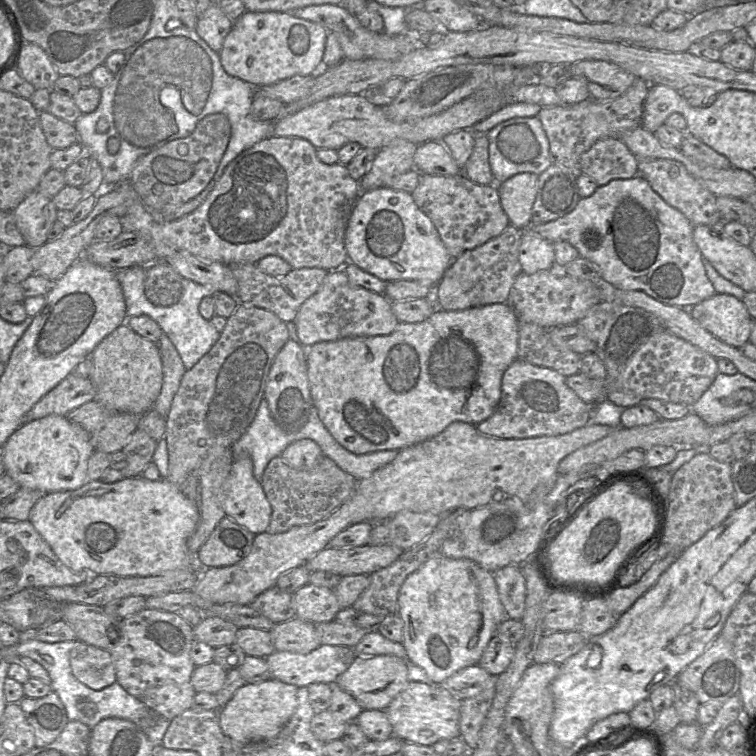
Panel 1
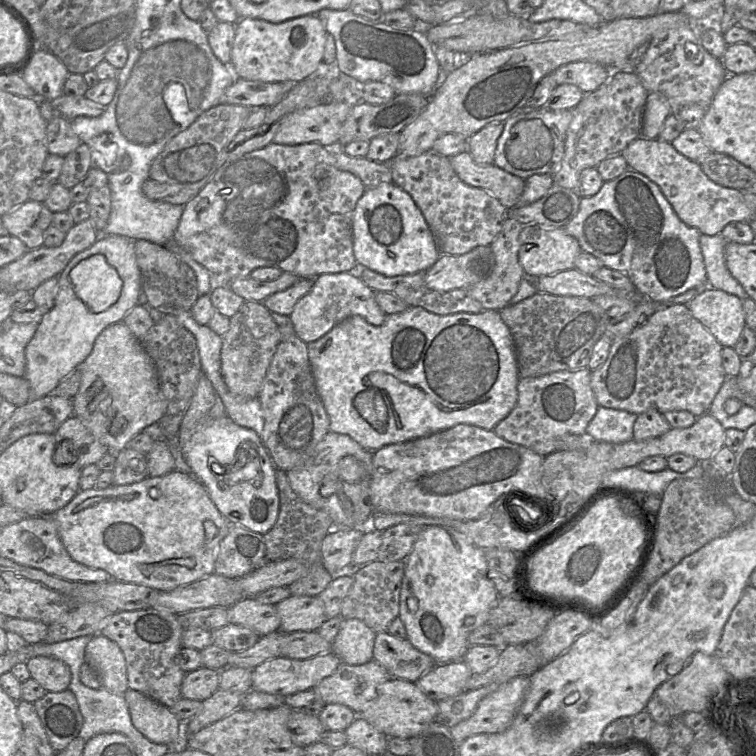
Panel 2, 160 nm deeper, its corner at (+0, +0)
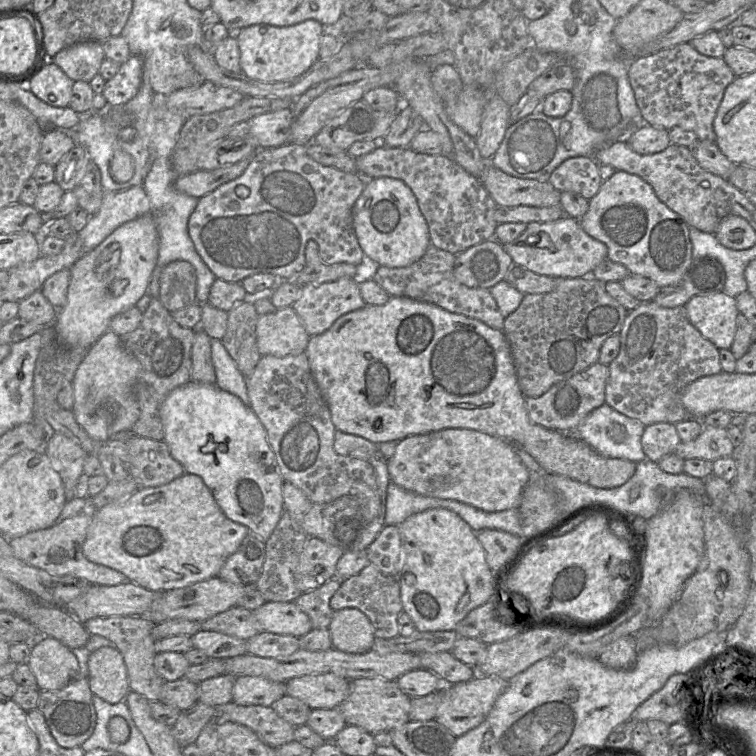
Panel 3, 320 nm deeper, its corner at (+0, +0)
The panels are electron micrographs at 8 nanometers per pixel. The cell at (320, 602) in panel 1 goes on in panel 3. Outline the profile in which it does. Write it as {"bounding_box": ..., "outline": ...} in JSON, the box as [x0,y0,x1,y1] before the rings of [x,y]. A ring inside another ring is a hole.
{"bounding_box":[252,601,312,637],"outline":[[[295,601],[265,602],[252,611],[262,631],[302,637],[312,629],[308,615]]]}

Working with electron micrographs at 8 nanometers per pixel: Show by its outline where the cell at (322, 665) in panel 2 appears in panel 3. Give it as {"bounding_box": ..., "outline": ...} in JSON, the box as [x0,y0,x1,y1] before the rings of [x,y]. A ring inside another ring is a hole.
{"bounding_box":[232,676,286,706],"outline":[[[259,676],[235,678],[232,702],[243,705],[271,706],[286,694],[286,683]]]}

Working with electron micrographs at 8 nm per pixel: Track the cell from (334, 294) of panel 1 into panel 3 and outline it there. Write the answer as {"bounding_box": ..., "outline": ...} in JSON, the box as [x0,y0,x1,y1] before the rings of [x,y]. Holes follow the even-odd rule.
{"bounding_box":[292,277,366,337],"outline":[[[343,277],[333,282],[302,286],[300,297],[292,308],[302,322],[307,334],[312,337],[324,333],[342,315],[361,309],[366,305],[359,285],[354,278]]]}

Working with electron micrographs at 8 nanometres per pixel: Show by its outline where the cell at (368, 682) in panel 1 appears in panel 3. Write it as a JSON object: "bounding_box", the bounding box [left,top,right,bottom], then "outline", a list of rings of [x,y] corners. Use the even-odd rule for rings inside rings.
{"bounding_box":[286,673,350,709],"outline":[[[319,673],[290,679],[286,694],[313,709],[337,708],[349,695],[350,680],[334,673]]]}

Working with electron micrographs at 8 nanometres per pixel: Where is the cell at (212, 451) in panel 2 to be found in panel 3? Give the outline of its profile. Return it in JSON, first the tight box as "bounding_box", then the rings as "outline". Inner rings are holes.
{"bounding_box":[159,380,284,542],"outline":[[[191,380],[169,393],[160,406],[159,414],[164,429],[163,441],[171,456],[181,464],[186,473],[202,478],[229,519],[245,525],[250,532],[266,542],[283,512],[284,480],[267,440],[266,430],[250,406],[216,385]]]}

